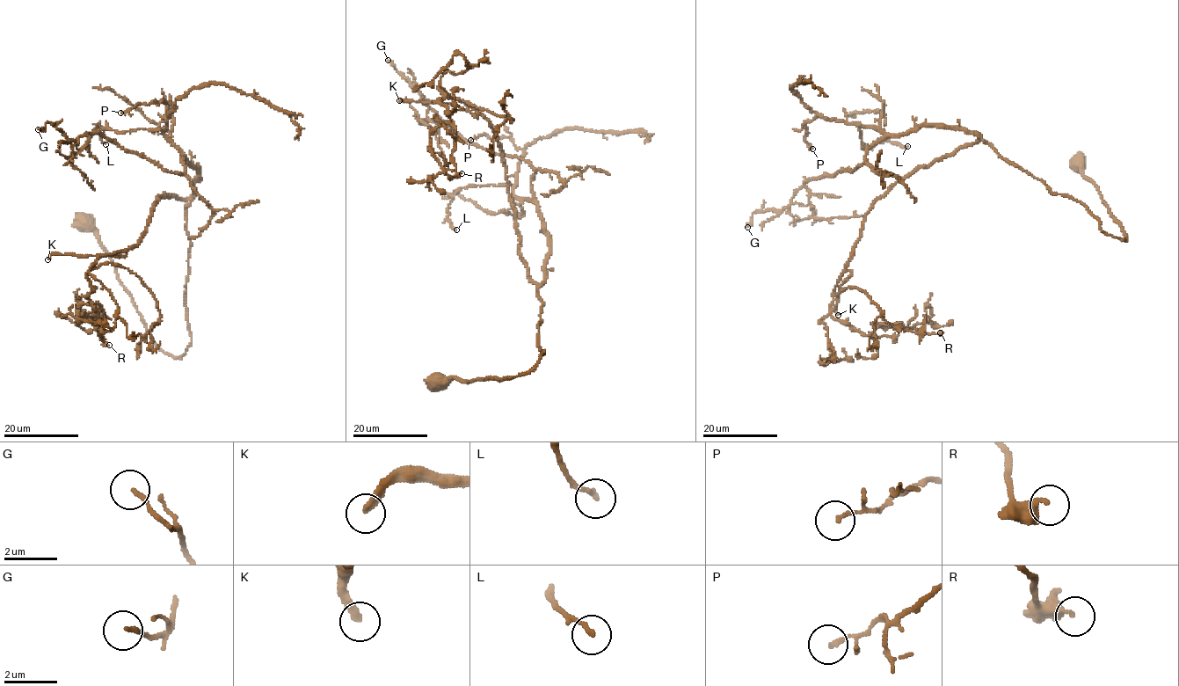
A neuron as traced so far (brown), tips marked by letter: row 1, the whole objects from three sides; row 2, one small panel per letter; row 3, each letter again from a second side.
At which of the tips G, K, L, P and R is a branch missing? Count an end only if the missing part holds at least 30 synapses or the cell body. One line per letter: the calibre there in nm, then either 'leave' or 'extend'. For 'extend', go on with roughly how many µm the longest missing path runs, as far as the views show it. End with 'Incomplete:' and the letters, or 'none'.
G: 140 nm | leave
K: 280 nm | extend | 130 µm
L: 180 nm | leave
P: 120 nm | leave
R: 360 nm | leave
Incomplete: K

